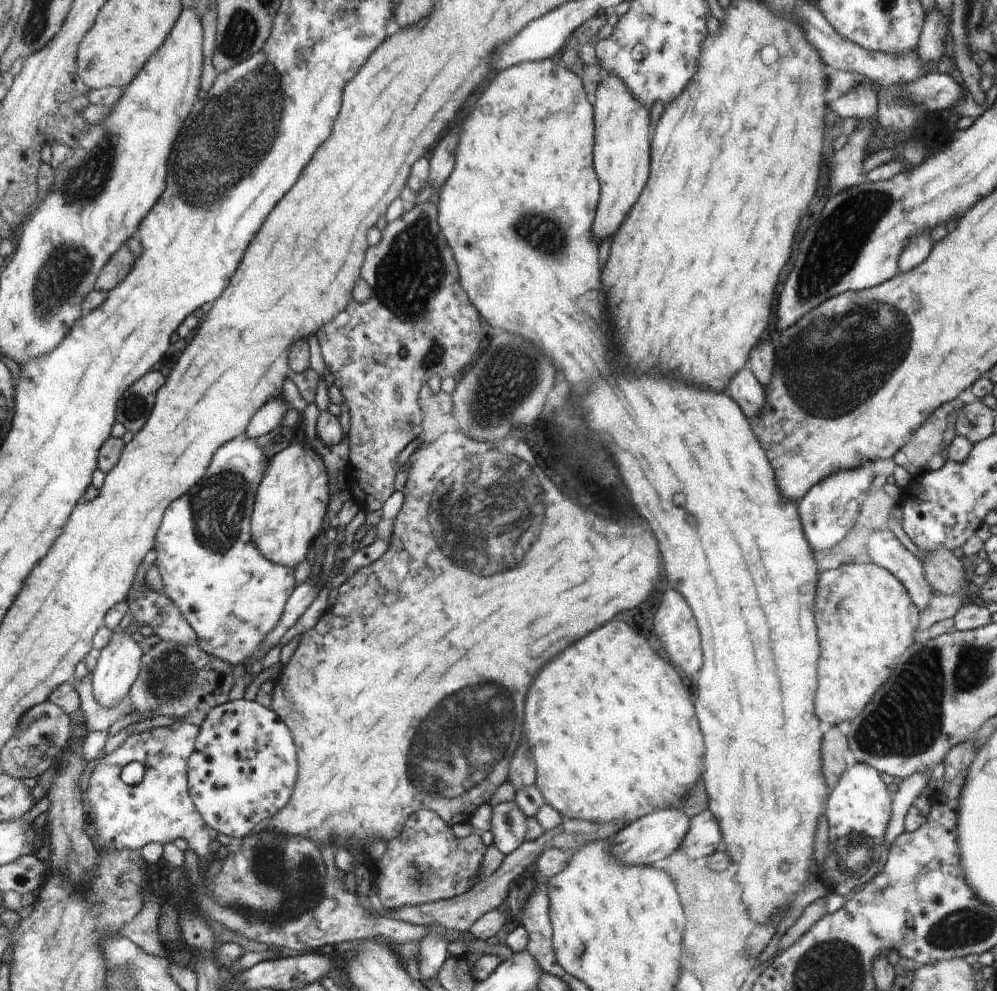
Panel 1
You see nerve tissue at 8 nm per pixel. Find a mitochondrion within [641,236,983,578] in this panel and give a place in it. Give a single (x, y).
(845, 364)

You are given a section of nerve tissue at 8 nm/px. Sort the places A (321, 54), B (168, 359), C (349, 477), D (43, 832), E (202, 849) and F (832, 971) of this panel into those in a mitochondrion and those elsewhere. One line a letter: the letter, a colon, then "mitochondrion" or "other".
A: other
B: other
C: other
D: other
E: other
F: mitochondrion

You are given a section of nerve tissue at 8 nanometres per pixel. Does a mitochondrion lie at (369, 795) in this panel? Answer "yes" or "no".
no

